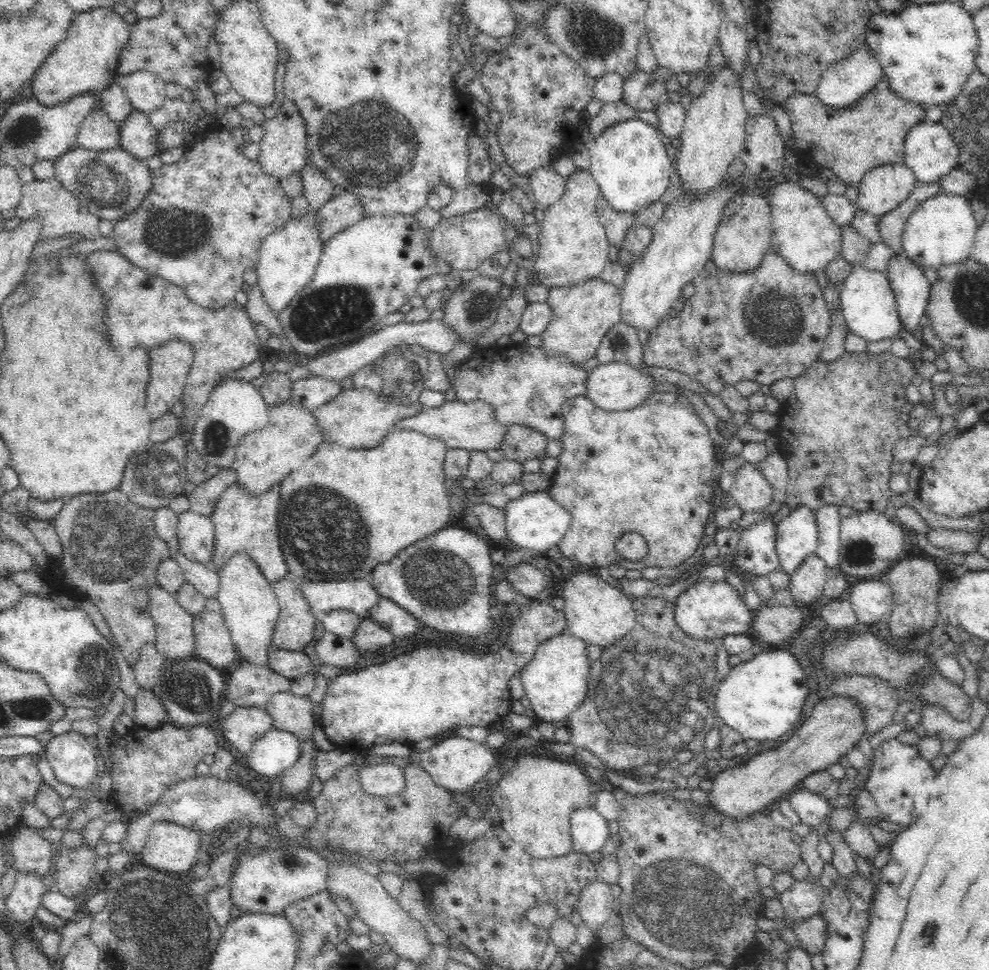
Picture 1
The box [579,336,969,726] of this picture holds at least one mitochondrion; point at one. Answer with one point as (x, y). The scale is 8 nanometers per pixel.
(858, 552)

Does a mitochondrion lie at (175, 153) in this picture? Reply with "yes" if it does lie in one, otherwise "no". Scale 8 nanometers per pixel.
no

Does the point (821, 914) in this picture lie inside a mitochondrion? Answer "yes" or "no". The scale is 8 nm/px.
no

